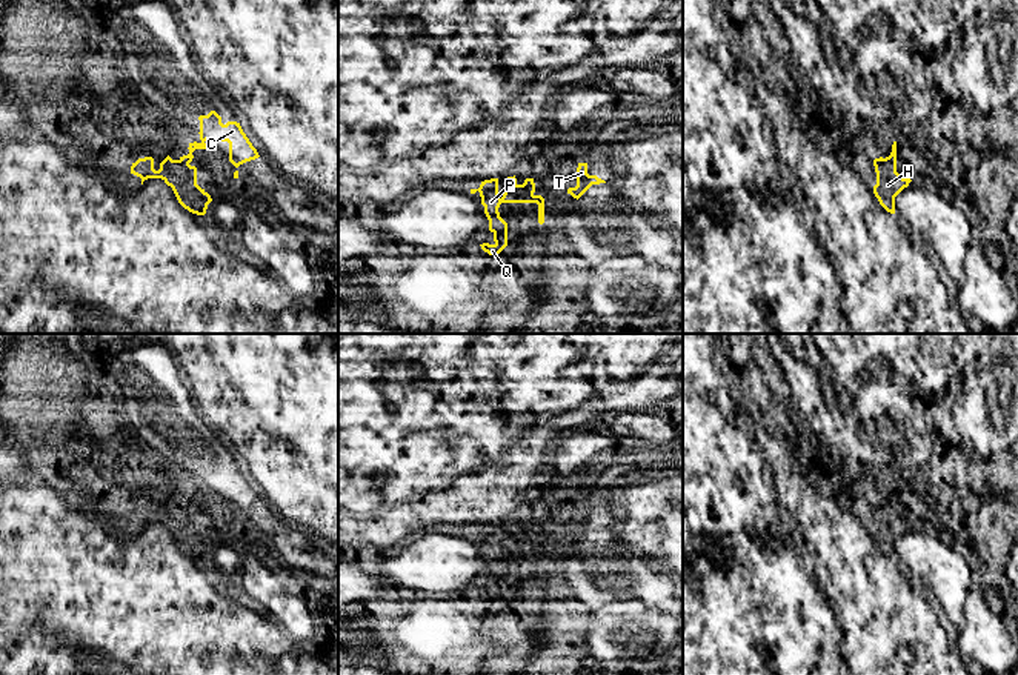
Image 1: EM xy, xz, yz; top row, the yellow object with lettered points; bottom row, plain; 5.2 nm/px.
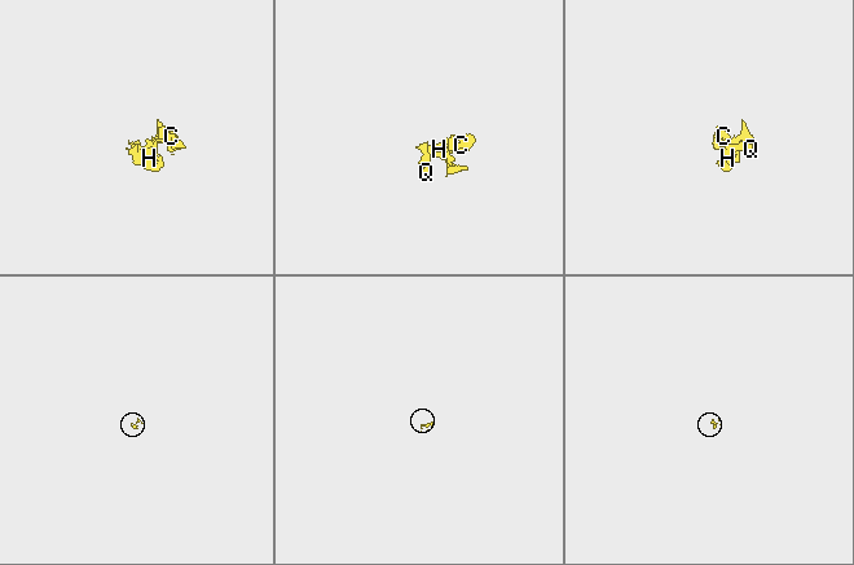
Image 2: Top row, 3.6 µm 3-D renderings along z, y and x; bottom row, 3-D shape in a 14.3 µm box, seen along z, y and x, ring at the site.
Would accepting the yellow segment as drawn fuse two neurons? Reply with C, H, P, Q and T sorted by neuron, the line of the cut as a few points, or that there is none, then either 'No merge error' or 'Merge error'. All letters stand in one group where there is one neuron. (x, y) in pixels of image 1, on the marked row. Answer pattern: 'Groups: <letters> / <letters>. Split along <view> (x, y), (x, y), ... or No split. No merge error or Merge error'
Groups: C H P Q T. No split. No merge error

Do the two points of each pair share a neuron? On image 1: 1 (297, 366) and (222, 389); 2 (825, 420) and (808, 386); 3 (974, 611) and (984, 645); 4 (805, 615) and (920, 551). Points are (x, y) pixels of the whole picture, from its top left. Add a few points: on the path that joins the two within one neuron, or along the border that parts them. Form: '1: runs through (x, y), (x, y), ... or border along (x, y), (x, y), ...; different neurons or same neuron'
1: runs through (279, 379), (259, 389), (240, 389); same neuron
2: runs through (820, 412), (812, 394); same neuron
3: runs through (978, 618), (983, 637); same neuron
4: border along (894, 558), (921, 591); different neurons

